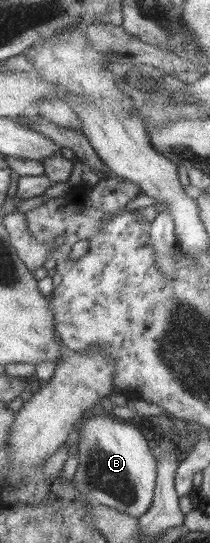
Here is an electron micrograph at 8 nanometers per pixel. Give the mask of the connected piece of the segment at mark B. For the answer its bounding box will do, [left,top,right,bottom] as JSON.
[69,415,157,518]

